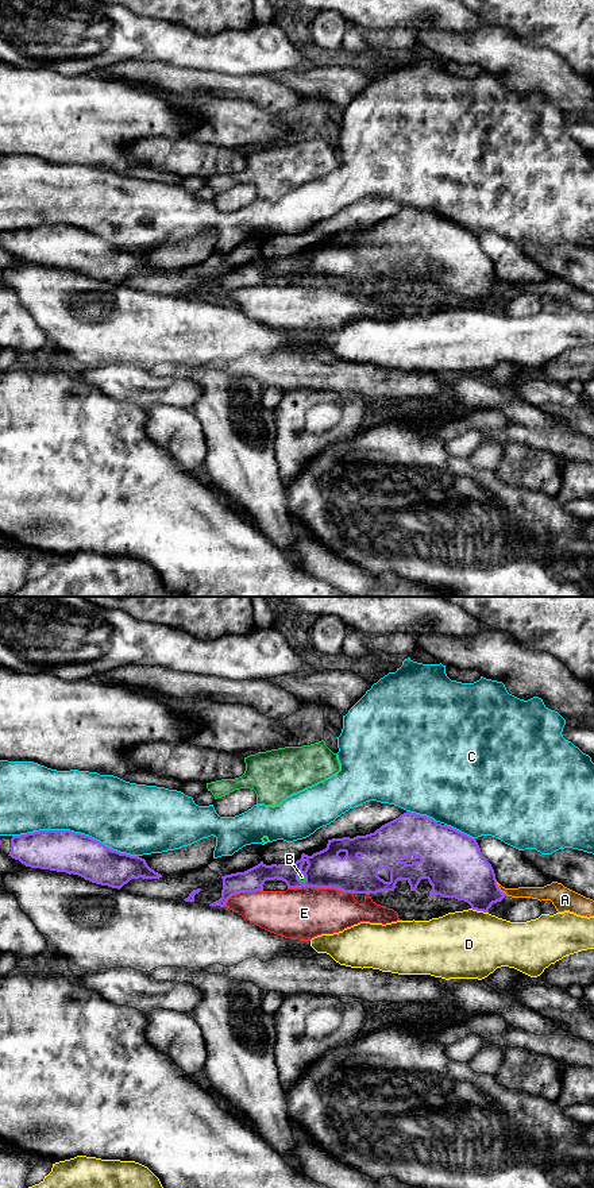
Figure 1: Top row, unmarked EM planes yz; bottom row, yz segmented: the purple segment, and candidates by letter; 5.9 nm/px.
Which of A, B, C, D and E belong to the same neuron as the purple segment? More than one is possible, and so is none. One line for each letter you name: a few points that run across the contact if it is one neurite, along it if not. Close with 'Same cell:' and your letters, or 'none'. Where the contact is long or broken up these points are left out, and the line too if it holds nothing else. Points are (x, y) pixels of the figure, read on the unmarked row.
Same cell: none

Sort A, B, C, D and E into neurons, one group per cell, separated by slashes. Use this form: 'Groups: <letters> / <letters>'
Groups: A B / C / D / E

